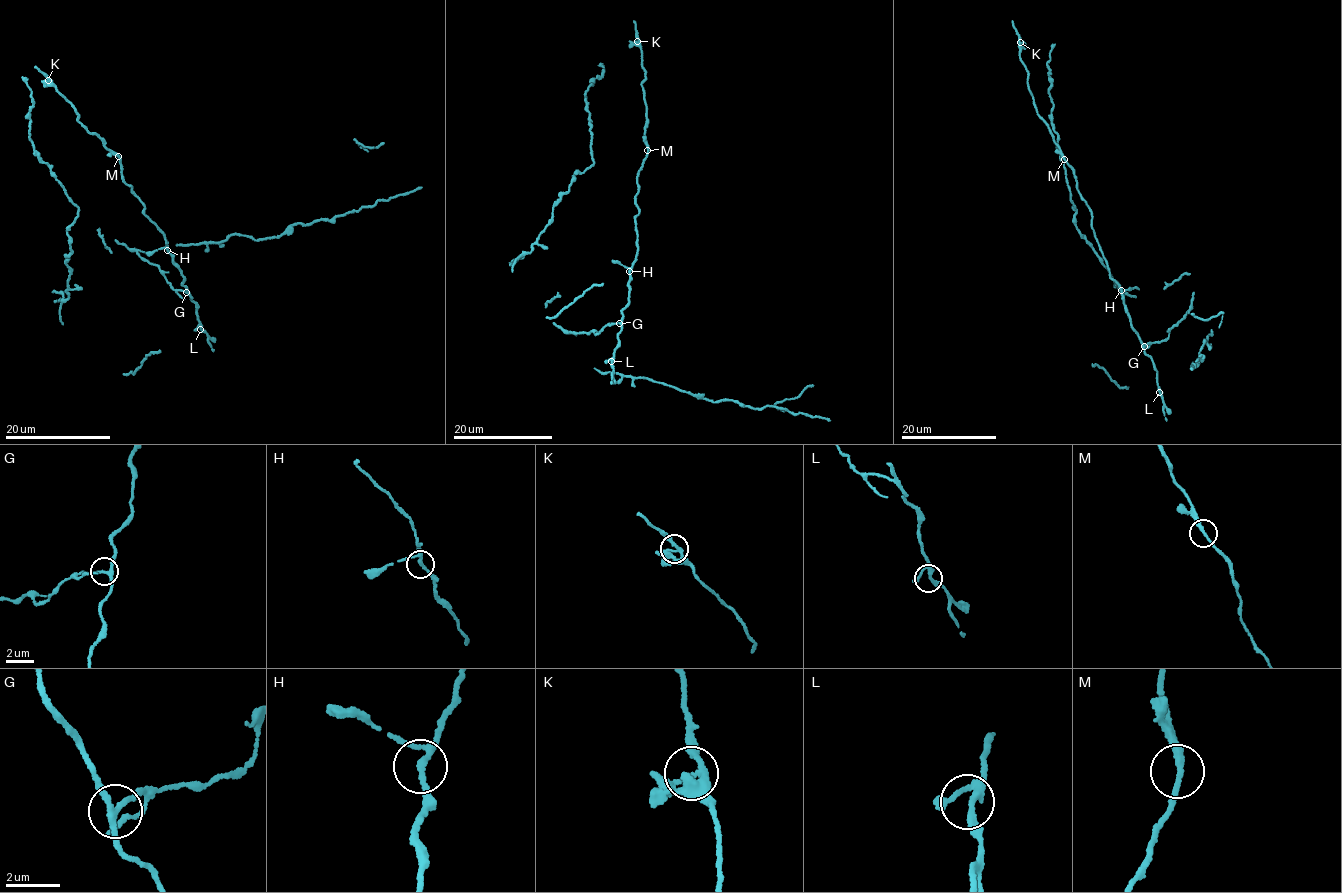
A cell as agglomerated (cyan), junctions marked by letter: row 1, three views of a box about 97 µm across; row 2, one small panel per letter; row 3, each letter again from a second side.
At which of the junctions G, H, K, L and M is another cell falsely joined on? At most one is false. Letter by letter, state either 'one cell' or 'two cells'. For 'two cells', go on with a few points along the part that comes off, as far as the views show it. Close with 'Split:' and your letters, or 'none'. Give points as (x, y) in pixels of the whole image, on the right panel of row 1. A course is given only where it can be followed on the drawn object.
G: two cells
H: one cell
K: one cell
L: one cell
M: one cell
Split: G

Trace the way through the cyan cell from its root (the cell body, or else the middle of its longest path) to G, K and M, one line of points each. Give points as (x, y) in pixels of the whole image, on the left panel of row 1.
G: (143, 202), (143, 214), (166, 238), (172, 263), (183, 275), (186, 292)
K: (143, 202), (123, 179), (117, 154), (107, 148), (102, 138), (81, 124), (75, 107), (48, 80)
M: (143, 202), (123, 179), (118, 156)

